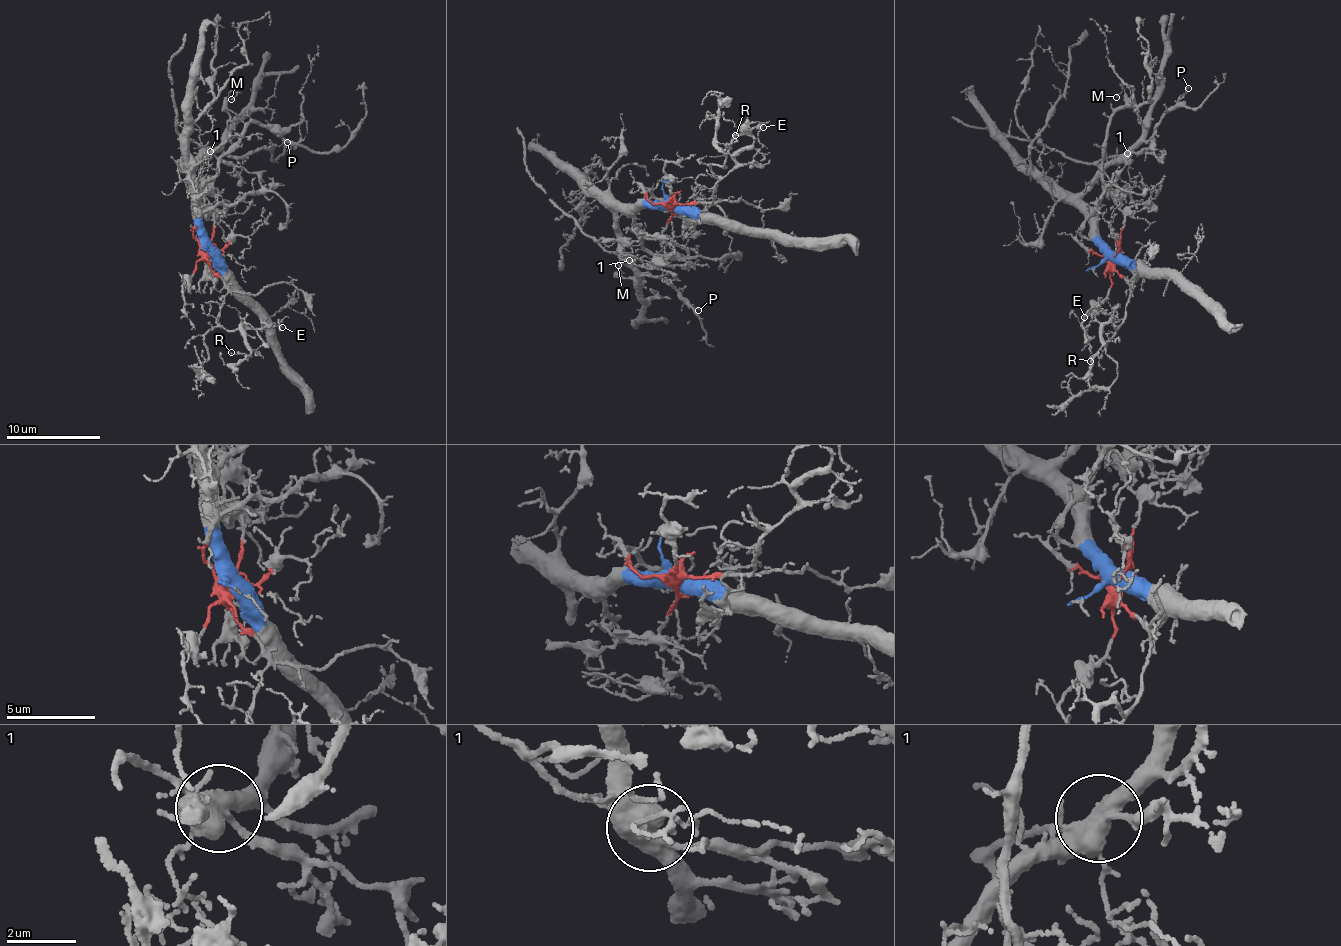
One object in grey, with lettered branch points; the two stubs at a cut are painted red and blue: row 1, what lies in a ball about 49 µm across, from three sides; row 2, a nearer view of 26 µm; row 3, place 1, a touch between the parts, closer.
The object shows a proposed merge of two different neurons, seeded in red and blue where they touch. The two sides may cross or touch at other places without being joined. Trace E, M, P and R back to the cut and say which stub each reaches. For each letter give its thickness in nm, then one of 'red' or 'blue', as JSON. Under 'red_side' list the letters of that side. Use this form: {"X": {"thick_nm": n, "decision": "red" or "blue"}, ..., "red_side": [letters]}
{"E": {"thick_nm": 90, "decision": "red"}, "M": {"thick_nm": 90, "decision": "blue"}, "P": {"thick_nm": 100, "decision": "blue"}, "R": {"thick_nm": 100, "decision": "red"}, "red_side": ["E", "R"]}

